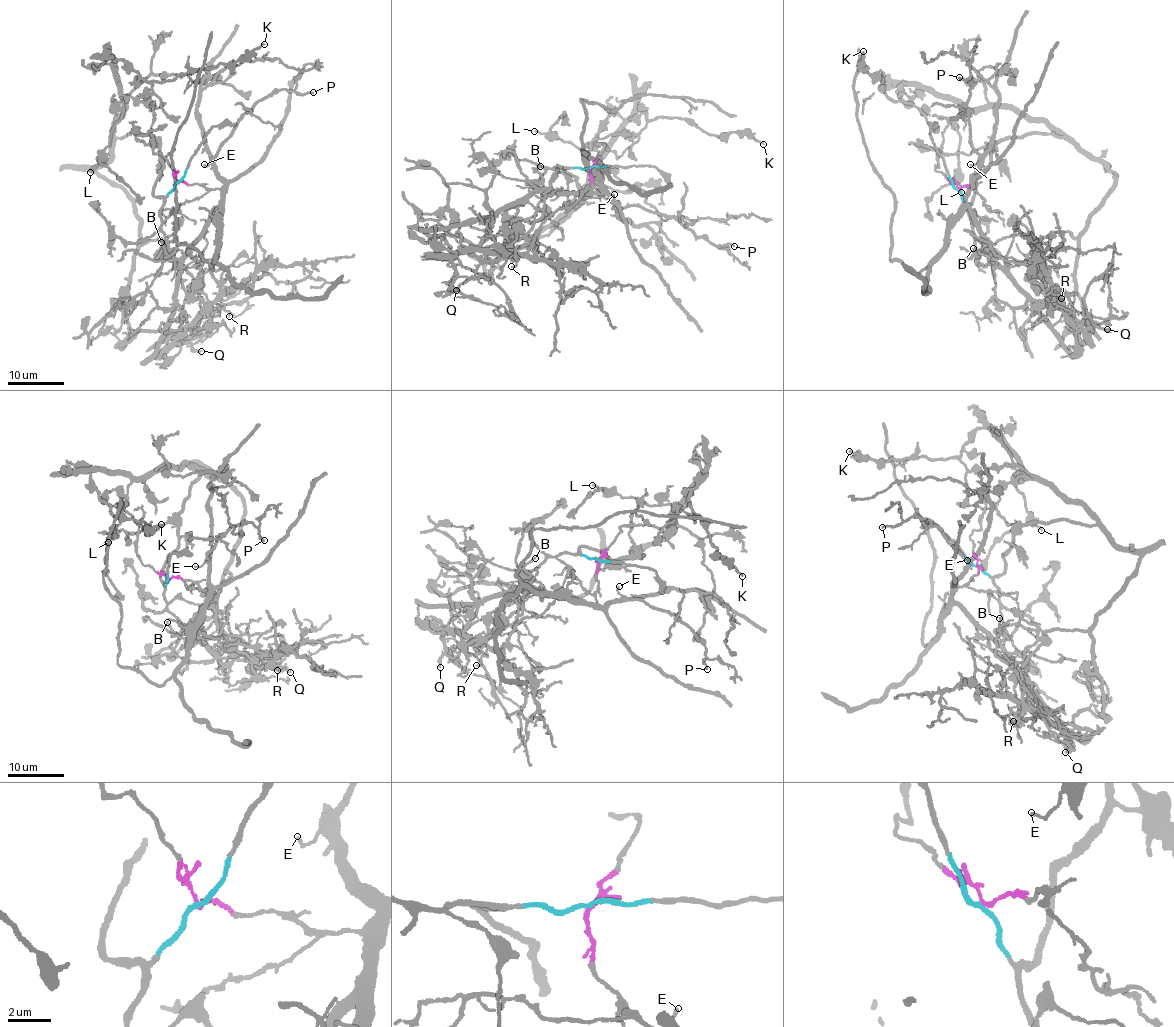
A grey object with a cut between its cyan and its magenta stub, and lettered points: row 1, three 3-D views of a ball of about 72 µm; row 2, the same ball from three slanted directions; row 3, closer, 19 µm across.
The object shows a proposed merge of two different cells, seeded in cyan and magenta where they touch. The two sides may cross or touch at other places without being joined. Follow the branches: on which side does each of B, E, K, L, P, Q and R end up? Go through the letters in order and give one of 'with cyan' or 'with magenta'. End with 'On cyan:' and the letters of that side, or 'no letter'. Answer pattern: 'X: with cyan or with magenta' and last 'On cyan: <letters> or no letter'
B: with cyan
E: with magenta
K: with cyan
L: with cyan
P: with magenta
Q: with cyan
R: with cyan
On cyan: B, K, L, Q, R

